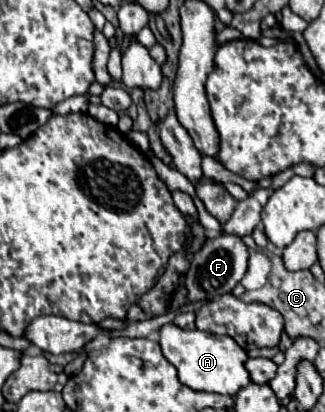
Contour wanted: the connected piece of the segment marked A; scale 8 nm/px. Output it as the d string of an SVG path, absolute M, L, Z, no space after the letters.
M173 323L161 327L159 331L161 339L161 351L167 357L171 365L179 371L179 381L195 391L209 391L209 393L221 393L221 395L235 395L241 387L249 385L249 373L245 369L247 353L231 339L221 335L211 335L207 331L185 331Z

